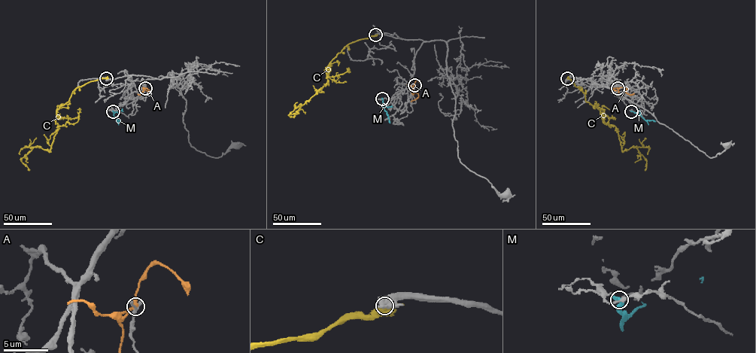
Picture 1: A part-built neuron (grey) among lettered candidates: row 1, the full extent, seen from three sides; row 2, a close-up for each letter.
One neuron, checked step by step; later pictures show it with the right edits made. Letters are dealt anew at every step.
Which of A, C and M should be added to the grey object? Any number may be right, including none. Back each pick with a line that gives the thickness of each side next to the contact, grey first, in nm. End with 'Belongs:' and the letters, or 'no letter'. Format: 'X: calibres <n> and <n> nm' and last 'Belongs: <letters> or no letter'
Belongs: no letter

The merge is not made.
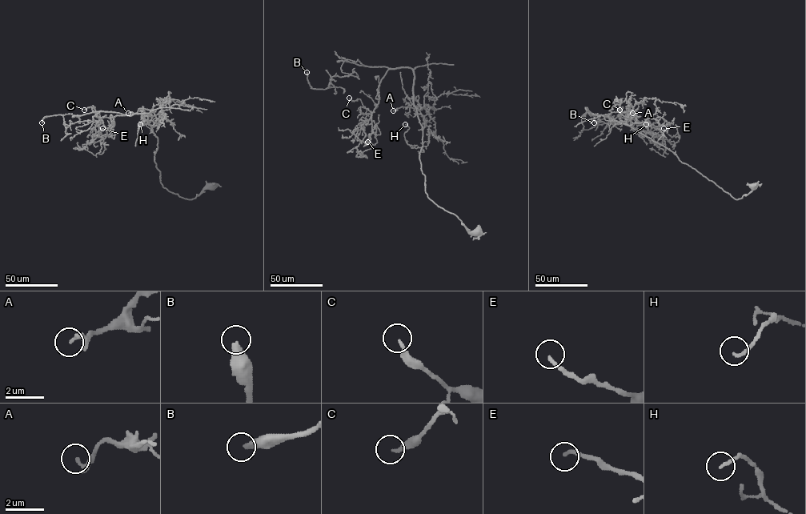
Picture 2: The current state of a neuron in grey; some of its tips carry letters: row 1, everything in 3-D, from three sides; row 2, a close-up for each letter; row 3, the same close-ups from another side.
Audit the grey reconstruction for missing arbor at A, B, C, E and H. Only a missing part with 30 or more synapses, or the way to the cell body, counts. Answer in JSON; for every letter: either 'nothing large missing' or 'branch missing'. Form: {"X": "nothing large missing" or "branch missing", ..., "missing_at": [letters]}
{"A": "branch missing", "B": "branch missing", "C": "nothing large missing", "E": "nothing large missing", "H": "nothing large missing", "missing_at": ["A", "B"]}

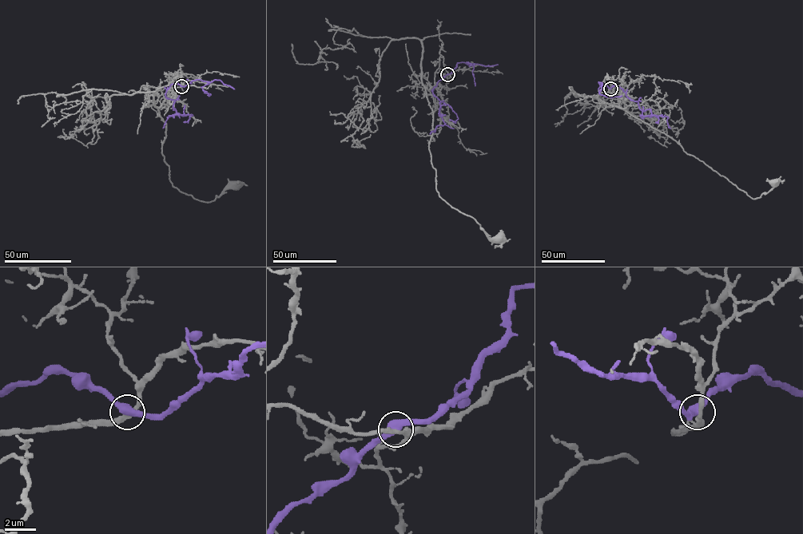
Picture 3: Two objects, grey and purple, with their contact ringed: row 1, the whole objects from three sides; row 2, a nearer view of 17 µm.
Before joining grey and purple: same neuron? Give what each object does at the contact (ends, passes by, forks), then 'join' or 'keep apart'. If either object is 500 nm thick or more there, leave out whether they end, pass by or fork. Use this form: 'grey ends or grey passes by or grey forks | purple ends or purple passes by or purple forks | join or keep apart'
grey passes by | purple passes by | join

